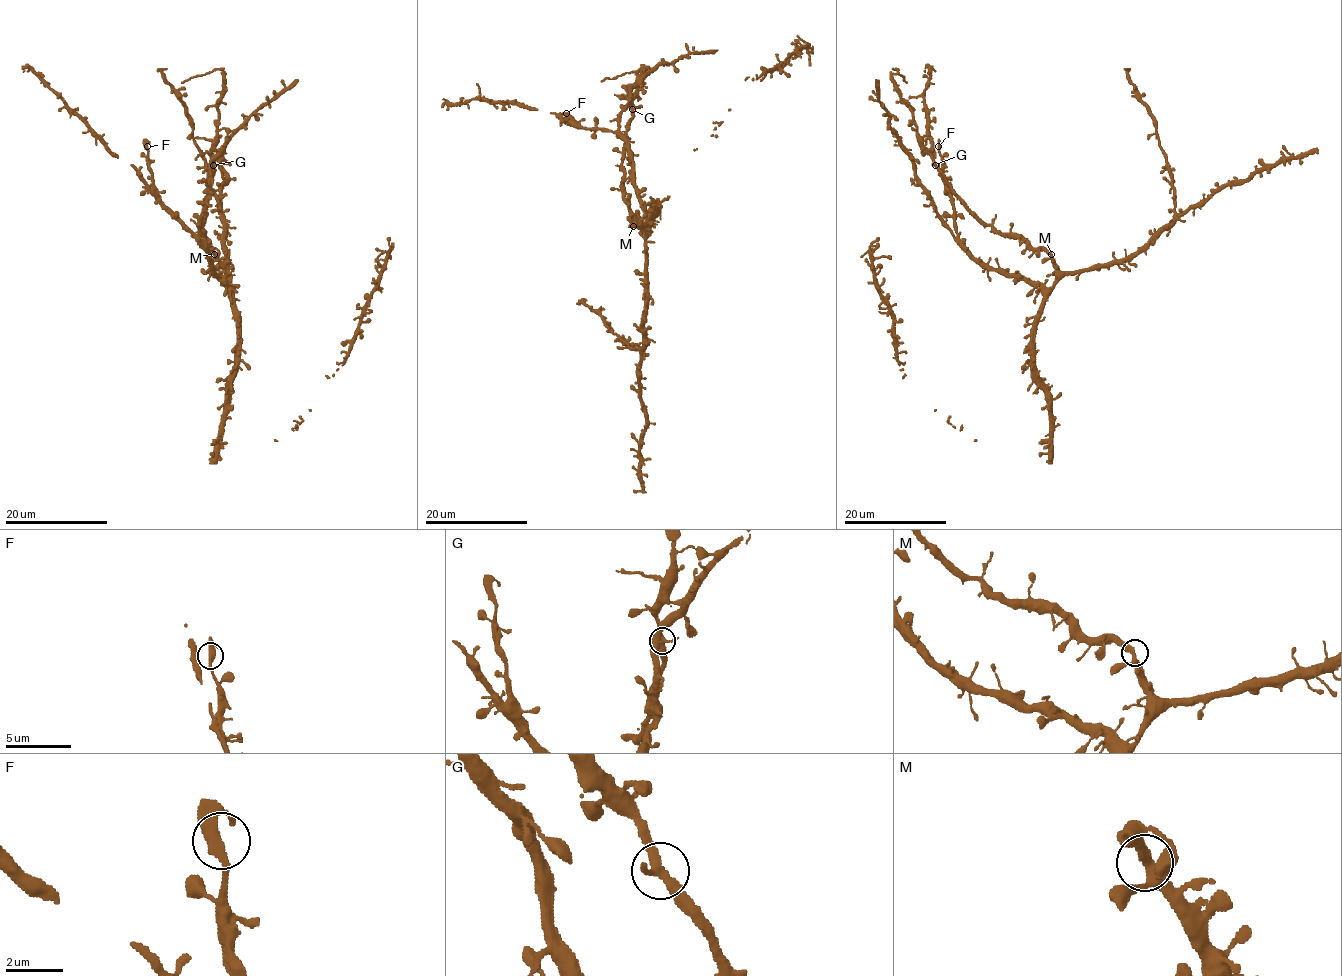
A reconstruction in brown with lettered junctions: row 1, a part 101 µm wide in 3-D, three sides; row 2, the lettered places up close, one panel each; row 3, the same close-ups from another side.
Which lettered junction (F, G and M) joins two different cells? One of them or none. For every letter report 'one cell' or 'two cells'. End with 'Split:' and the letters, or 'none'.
F: one cell
G: one cell
M: one cell
Split: none

